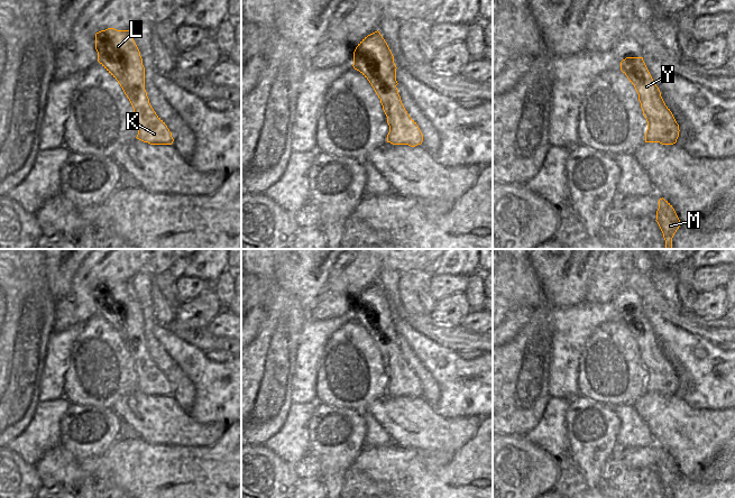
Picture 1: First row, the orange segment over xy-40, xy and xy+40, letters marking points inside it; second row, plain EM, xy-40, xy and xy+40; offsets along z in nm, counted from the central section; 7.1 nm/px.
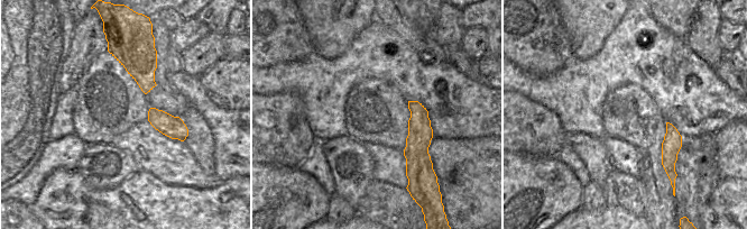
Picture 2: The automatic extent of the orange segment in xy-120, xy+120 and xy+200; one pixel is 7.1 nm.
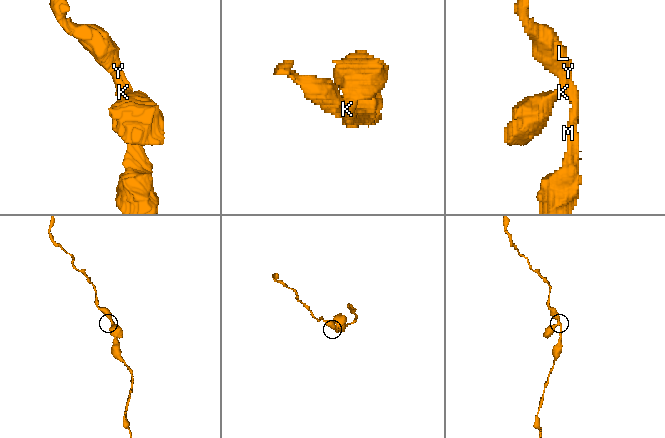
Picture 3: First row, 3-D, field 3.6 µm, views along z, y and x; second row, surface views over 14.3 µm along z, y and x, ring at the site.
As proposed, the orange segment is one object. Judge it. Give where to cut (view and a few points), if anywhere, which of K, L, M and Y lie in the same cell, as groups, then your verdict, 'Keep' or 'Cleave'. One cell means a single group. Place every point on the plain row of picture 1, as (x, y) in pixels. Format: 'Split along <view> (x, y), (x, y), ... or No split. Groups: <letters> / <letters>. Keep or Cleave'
No split. Groups: K L M Y. Keep

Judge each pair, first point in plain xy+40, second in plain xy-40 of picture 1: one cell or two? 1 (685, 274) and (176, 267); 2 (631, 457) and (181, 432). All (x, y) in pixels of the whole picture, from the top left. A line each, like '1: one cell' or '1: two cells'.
1: one cell
2: two cells

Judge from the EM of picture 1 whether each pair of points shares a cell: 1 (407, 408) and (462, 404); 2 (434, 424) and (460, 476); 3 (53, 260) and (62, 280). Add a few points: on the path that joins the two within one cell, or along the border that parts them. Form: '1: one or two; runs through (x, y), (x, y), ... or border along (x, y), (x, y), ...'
1: two; border along (433, 407), (444, 417), (459, 417)
2: two; border along (471, 439), (455, 451), (422, 451)
3: one; runs through (56, 265), (60, 276)

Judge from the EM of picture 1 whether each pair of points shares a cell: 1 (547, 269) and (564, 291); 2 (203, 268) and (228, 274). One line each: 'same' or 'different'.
1: same
2: different

